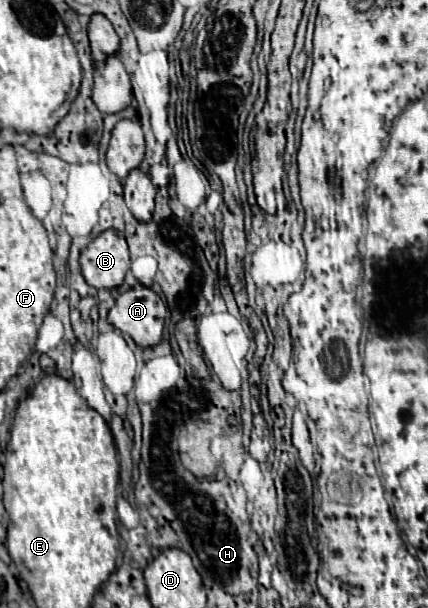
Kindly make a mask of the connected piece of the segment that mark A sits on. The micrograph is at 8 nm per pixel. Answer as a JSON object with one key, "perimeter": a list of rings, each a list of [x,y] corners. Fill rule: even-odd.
{"perimeter":[[[141,286],[141,288],[131,288],[117,296],[115,306],[109,310],[109,322],[117,330],[129,334],[137,346],[155,346],[159,344],[163,334],[165,314],[167,314],[167,306],[163,304],[163,300],[151,288]]]}

